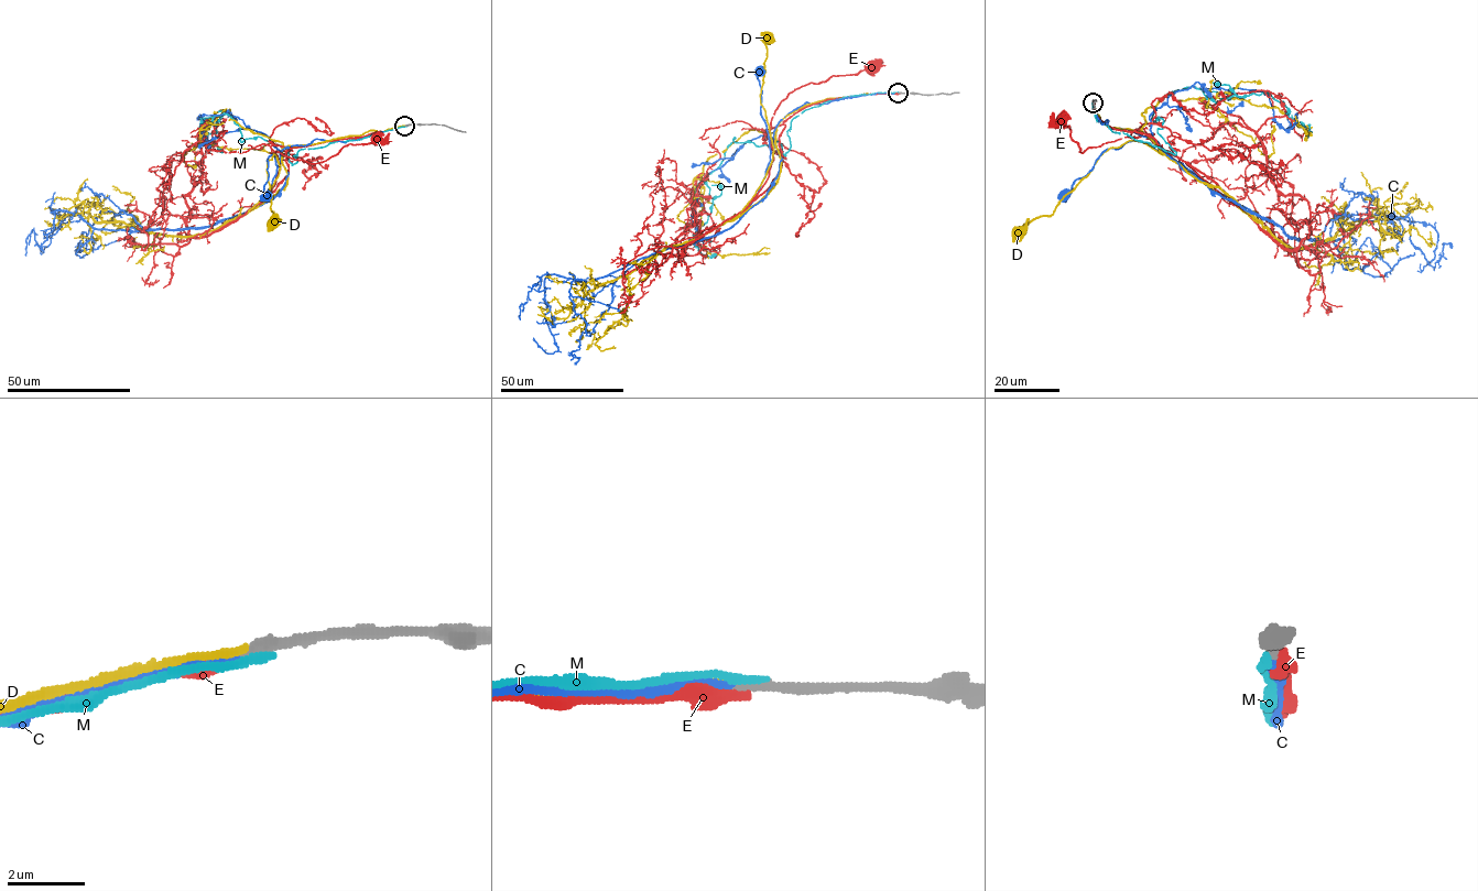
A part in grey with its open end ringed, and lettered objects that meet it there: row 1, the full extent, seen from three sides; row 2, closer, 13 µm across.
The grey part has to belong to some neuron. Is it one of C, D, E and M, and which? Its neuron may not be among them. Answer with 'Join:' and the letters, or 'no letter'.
Join: C

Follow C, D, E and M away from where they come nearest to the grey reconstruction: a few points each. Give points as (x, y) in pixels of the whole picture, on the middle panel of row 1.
C: (899, 93), (805, 102), (785, 115), (773, 138), (781, 158), (778, 176), (746, 210), (770, 160), (760, 71)
D: (899, 93), (826, 98), (788, 115), (775, 132), (775, 184), (741, 214), (772, 159), (760, 97), (767, 37)
E: (900, 93), (827, 99), (789, 117), (781, 170), (756, 198), (781, 100), (871, 68)
M: (900, 93), (804, 110), (785, 155), (778, 141), (735, 137), (706, 176), (712, 209), (695, 232), (716, 254)

